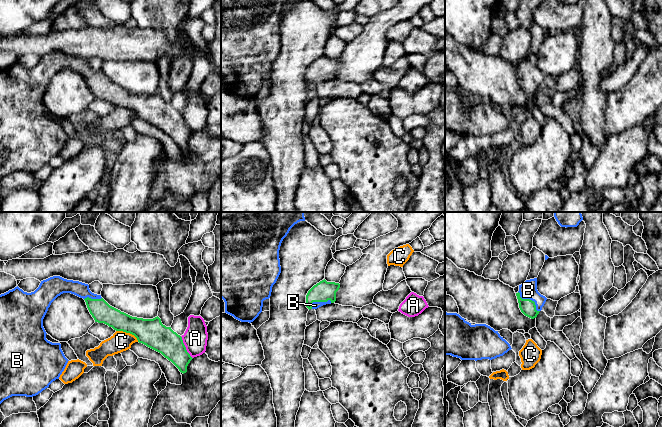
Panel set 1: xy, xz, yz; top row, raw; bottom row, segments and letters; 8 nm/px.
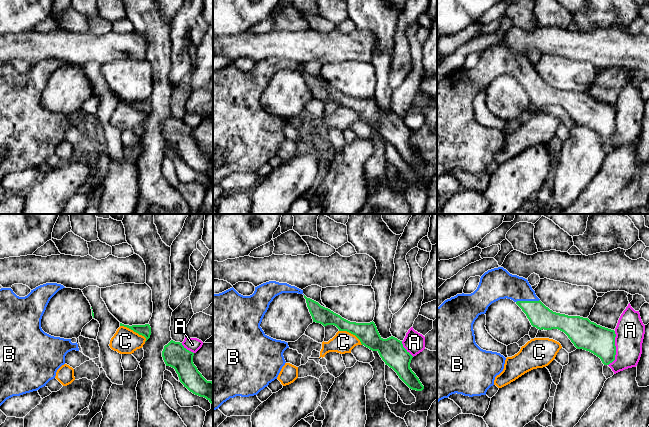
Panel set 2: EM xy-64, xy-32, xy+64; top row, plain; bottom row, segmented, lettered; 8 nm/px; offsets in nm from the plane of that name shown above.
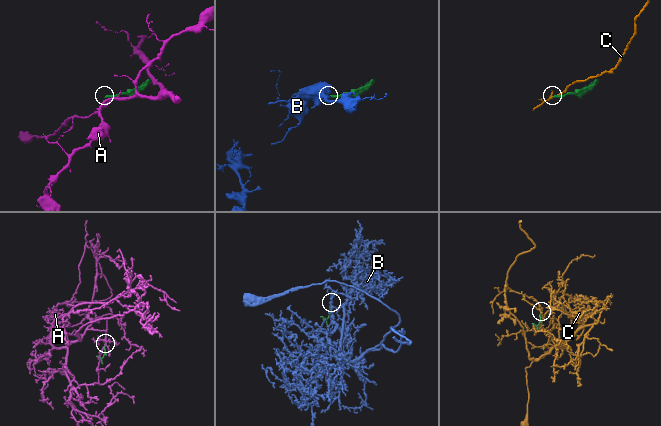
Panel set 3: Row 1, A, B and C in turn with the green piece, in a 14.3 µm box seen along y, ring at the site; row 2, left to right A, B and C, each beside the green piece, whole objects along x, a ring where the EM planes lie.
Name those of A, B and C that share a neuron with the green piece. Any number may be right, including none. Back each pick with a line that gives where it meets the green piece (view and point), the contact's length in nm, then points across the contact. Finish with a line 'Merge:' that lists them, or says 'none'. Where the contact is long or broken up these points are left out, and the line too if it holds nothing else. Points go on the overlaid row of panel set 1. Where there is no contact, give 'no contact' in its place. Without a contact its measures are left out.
B: yz (529, 299) | 240 nm | across yz (528, 308), (529, 299), (528, 290)
Merge: B

